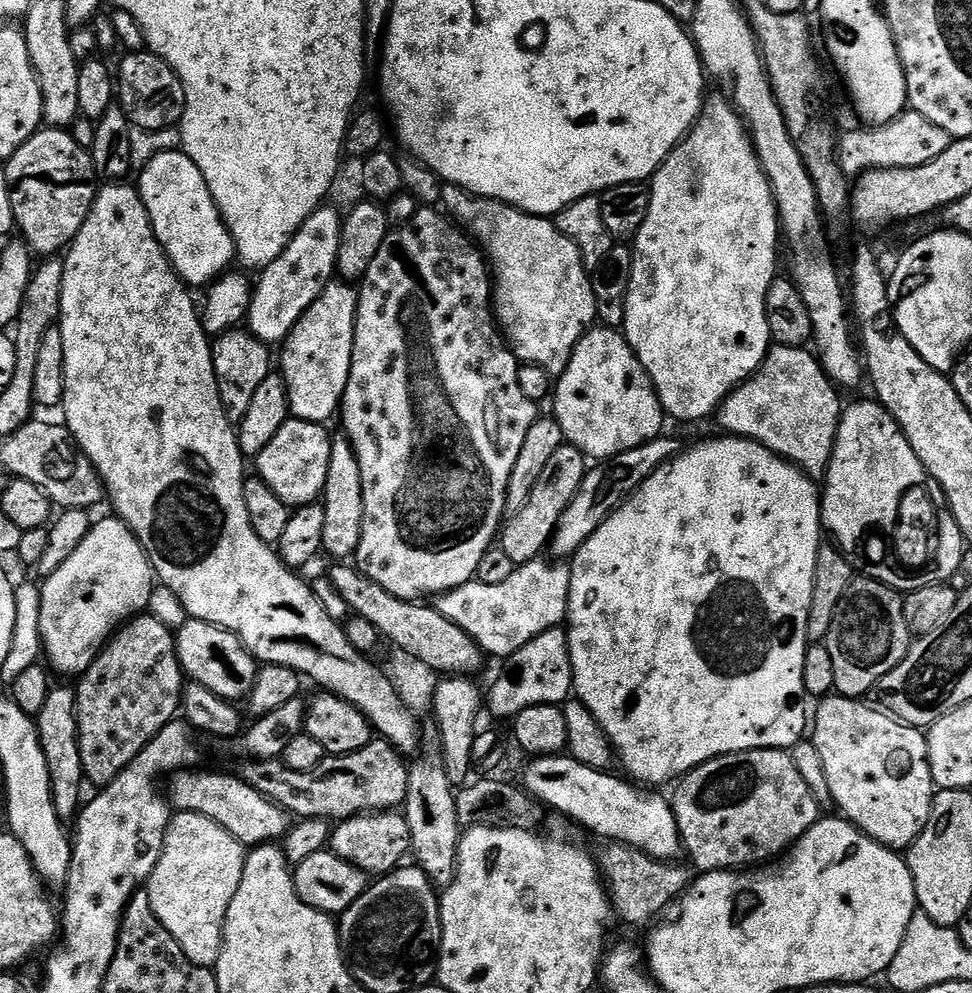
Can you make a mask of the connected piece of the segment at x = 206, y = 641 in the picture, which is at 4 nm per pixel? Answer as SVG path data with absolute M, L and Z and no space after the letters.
M188 618L175 633L175 637L176 653L189 681L233 702L243 701L251 694L256 681L258 661L234 633L219 628L216 624L208 624L205 620Z

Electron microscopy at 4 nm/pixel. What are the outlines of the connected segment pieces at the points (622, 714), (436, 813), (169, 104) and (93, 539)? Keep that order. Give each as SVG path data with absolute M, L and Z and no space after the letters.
M720 434L717 440L704 440L689 452L681 451L654 470L654 474L650 474L636 492L615 508L571 557L566 631L572 659L572 687L604 731L605 738L611 742L629 777L637 776L632 778L640 782L675 781L699 764L719 756L729 756L731 752L749 752L759 748L790 750L805 739L810 728L810 716L804 713L806 693L802 682L802 662L810 646L808 619L814 590L814 562L822 543L821 499L817 481L789 460L775 456L766 446L753 440Z
M439 751L428 752L415 765L408 770L408 793L402 805L402 811L406 822L410 826L410 849L411 855L416 855L415 863L430 877L437 889L447 890L456 877L456 860L458 856L458 846L462 835L462 825L456 813L456 792L447 777L447 768L444 765L444 757Z
M147 50L130 52L123 58L120 72L118 68L114 76L114 92L118 97L118 107L126 114L133 128L160 131L177 127L184 116L184 87L170 62Z
M119 518L97 519L92 529L82 538L78 550L62 562L53 573L43 581L38 592L38 640L42 652L48 655L47 663L53 673L79 678L92 665L94 658L104 649L104 645L124 627L129 620L141 615L147 609L154 587L152 564L144 547L136 535Z

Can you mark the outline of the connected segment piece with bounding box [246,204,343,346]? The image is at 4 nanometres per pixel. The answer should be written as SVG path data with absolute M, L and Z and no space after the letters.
M328 204L317 208L296 232L282 255L259 273L260 280L257 279L253 287L246 326L264 344L276 346L283 343L302 314L331 283L336 272L342 224L341 213L336 208Z

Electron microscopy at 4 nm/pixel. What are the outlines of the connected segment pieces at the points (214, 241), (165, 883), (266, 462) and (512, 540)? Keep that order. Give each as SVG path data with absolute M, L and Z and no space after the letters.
M183 150L158 154L138 172L138 178L138 191L154 234L185 284L211 285L213 280L233 267L237 259L236 239L220 217L218 206L206 186L206 178L202 178L202 170L198 170Z
M176 812L171 817L170 827L164 834L164 849L158 858L158 866L148 879L146 891L154 914L170 930L170 934L182 946L182 950L195 964L215 965L220 956L224 938L226 910L242 882L245 845L239 844L218 822L193 812Z
M290 418L282 426L282 430L278 430L278 434L274 434L270 446L266 446L266 450L262 450L262 454L255 457L255 475L264 480L266 486L270 486L270 490L274 490L274 494L278 494L278 498L282 498L282 502L288 504L289 509L301 508L303 504L315 504L323 497L326 478L330 474L330 454L334 439L333 433L328 433L328 430L323 424Z
M564 443L551 456L550 463L546 465L546 470L542 470L542 478L538 478L526 506L522 506L519 512L511 517L512 521L509 519L503 525L502 531L499 533L498 547L506 550L510 562L519 566L531 560L541 559L543 552L540 551L543 548L545 551L549 547L566 506L570 506L570 502L576 497L582 486L585 471L586 457L572 444Z

